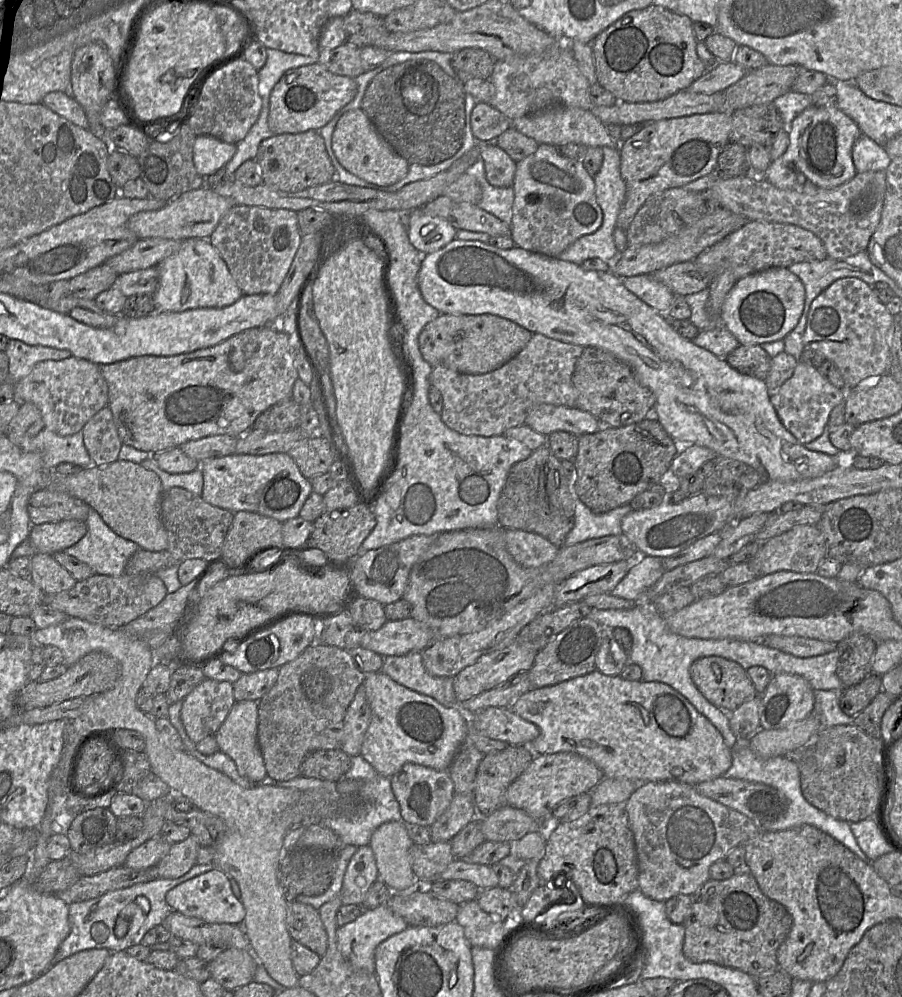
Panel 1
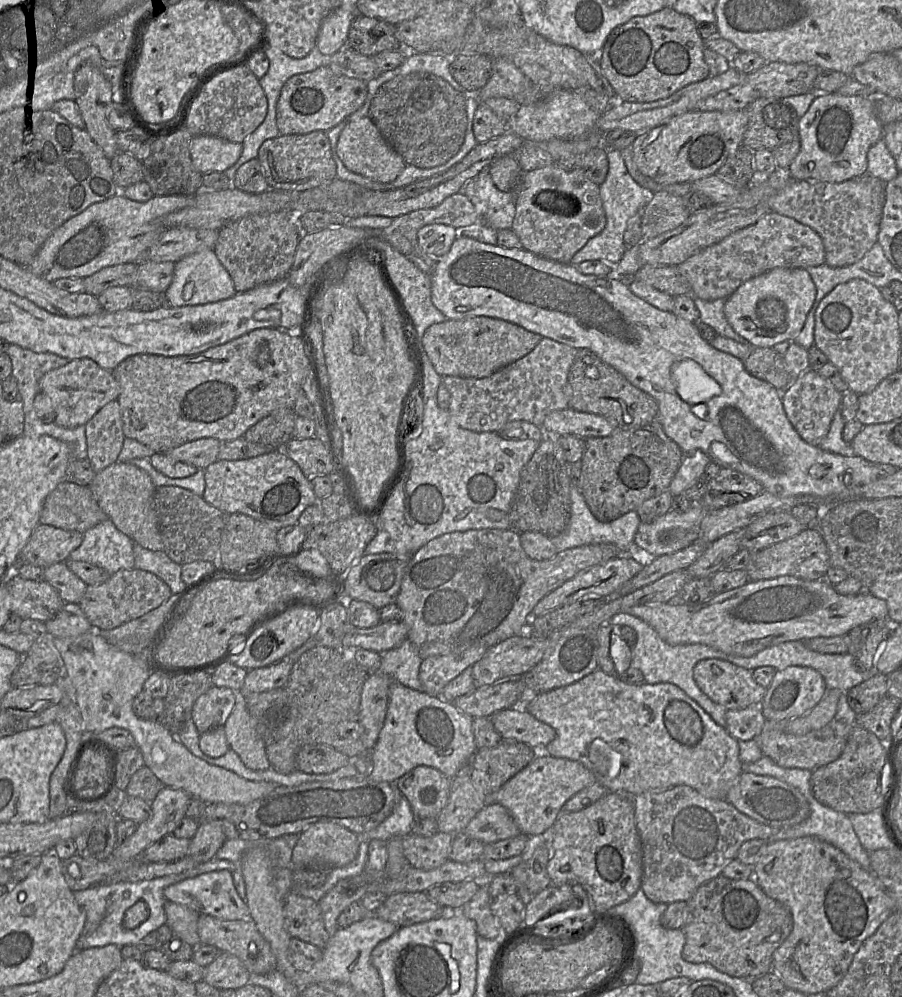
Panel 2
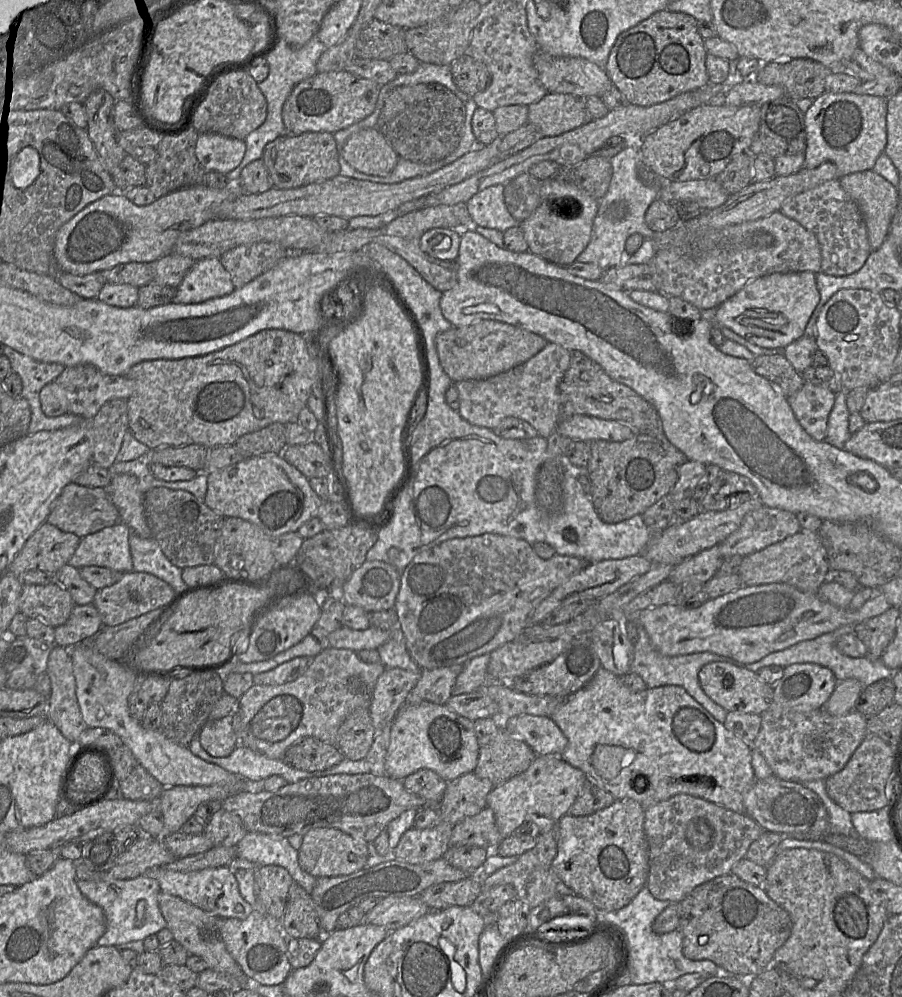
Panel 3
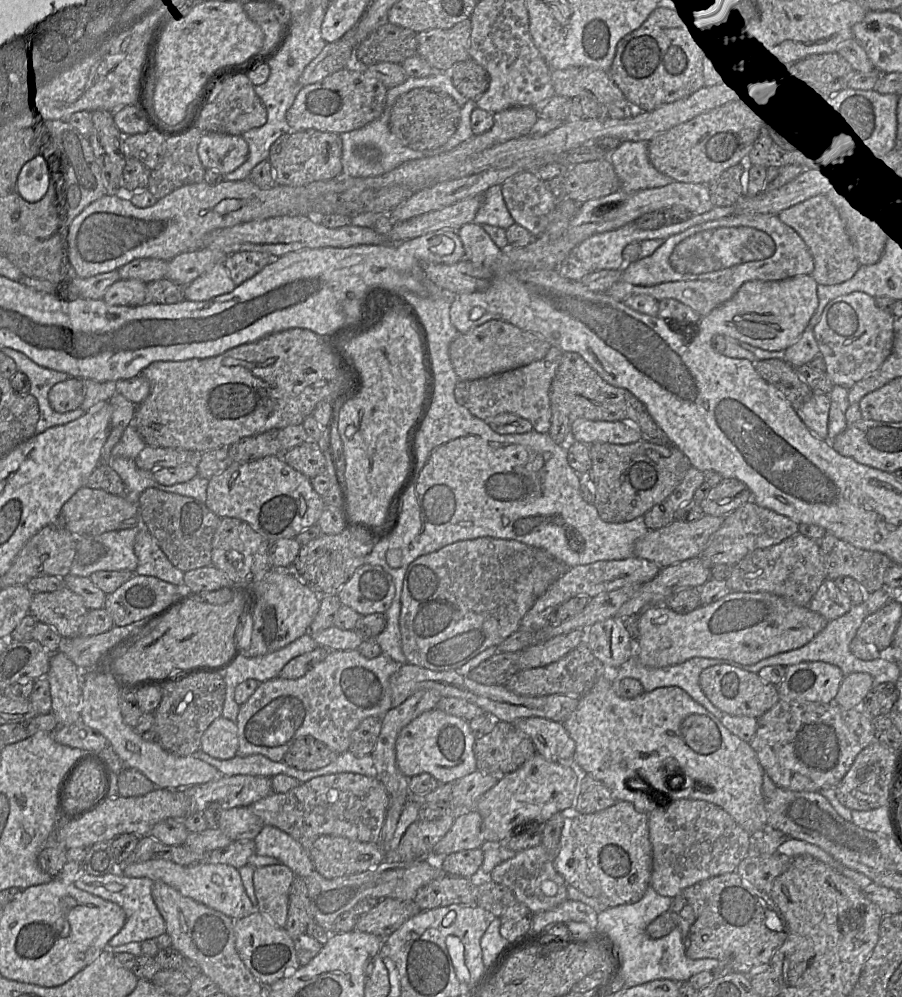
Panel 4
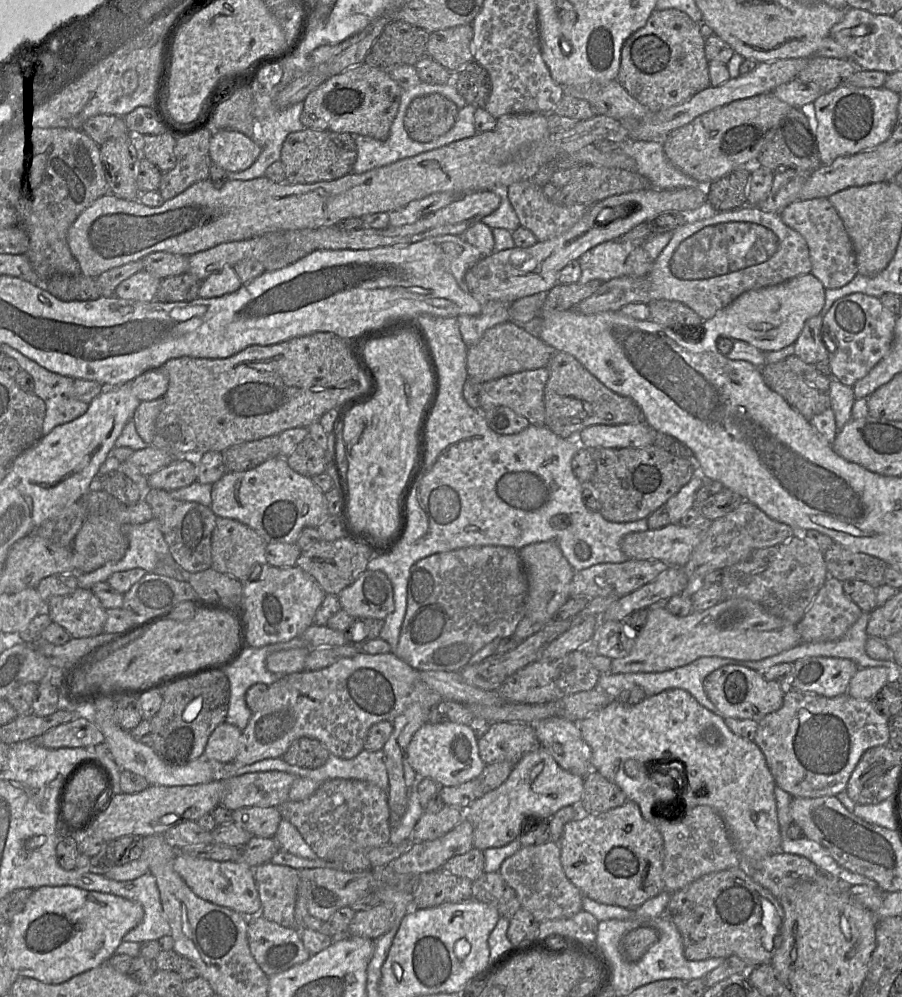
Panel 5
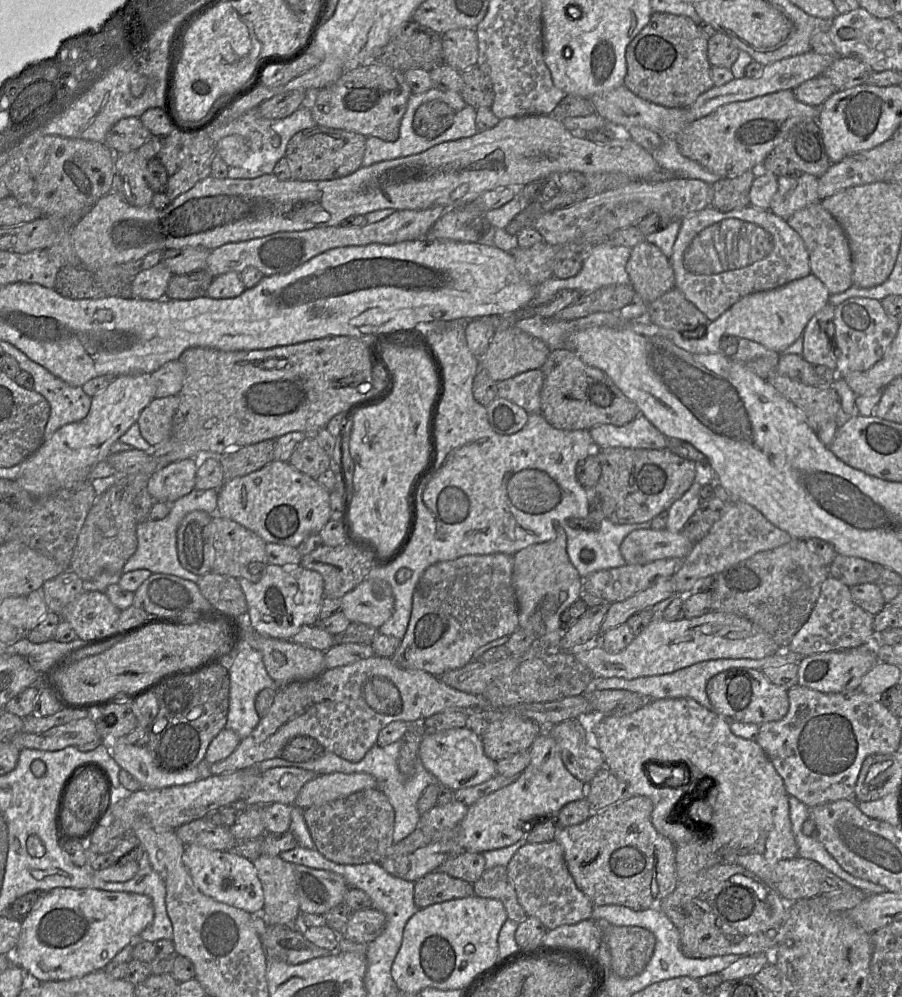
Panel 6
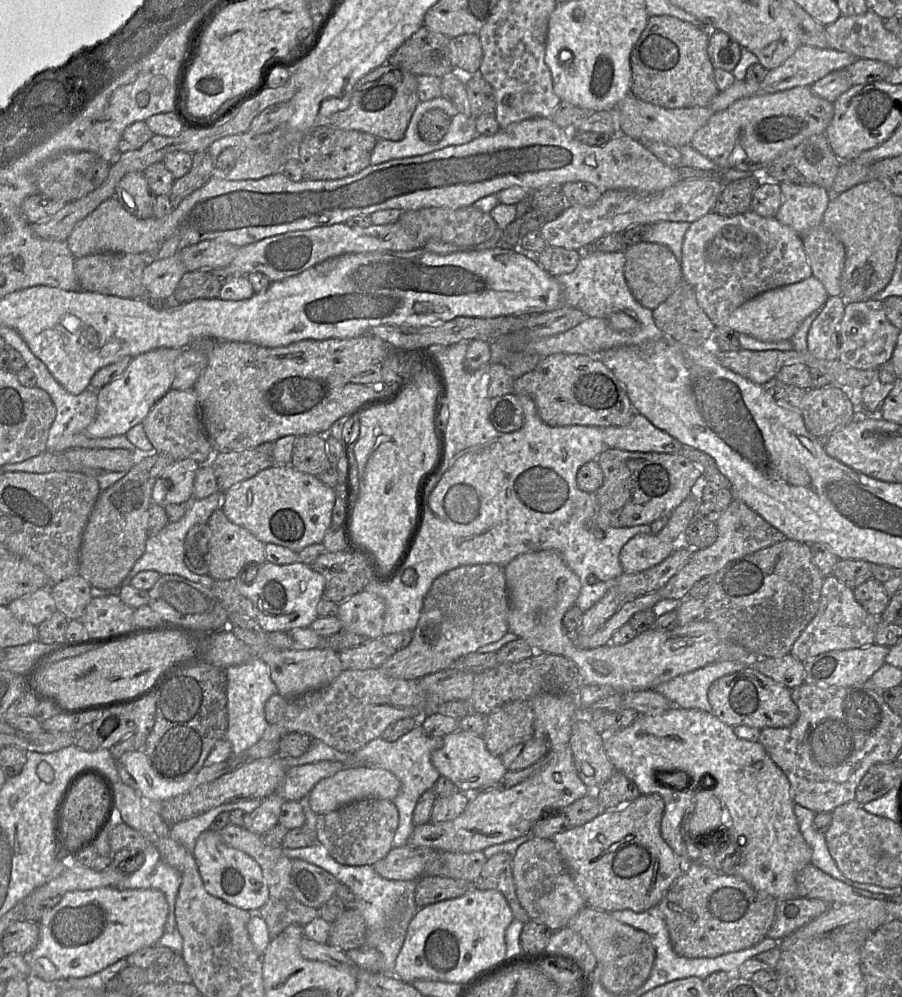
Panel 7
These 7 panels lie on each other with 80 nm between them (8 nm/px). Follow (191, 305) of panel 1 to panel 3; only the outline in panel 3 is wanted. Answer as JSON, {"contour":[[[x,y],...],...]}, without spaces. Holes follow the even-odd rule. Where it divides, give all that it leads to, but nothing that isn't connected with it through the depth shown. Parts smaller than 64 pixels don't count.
{"contour":[[[206,257],[195,260],[176,288],[174,302],[192,304],[228,295],[234,291],[235,286],[220,258]]]}

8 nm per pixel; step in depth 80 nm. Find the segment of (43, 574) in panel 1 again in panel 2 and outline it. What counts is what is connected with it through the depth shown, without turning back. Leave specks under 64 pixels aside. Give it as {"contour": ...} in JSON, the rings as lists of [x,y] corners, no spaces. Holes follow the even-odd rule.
{"contour":[[[64,562],[43,568],[43,574],[44,581],[57,590],[64,603],[78,604],[84,596],[87,585]]]}

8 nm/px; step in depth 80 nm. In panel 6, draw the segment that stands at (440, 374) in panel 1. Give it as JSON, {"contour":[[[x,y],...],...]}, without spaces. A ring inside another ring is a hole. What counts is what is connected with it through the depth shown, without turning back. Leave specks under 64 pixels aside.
{"contour":[[[529,370],[497,382],[497,397],[517,404],[528,414],[541,413],[542,385],[542,370]]]}

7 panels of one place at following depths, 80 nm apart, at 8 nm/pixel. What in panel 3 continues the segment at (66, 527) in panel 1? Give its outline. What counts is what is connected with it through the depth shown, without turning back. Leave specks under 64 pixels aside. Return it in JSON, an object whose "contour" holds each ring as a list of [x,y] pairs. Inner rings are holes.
{"contour":[[[44,522],[26,541],[8,573],[19,576],[29,570],[55,574],[68,564],[81,538]]]}

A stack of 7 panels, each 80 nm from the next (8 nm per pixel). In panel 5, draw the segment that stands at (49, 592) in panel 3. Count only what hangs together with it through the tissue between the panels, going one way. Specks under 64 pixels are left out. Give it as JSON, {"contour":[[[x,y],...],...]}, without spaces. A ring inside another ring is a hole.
{"contour":[[[90,589],[53,596],[45,603],[52,622],[62,626],[72,638],[99,635],[106,621],[106,609]]]}

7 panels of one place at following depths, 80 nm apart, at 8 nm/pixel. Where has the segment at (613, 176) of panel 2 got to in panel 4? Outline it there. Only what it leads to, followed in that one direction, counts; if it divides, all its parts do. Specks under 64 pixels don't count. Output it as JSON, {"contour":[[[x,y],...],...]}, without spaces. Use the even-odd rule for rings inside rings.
{"contour":[[[646,141],[621,142],[618,148],[610,152],[609,160],[620,179],[620,190],[623,192],[659,188],[674,181],[652,165]],[[735,205],[725,207],[714,206],[710,211],[701,214],[693,214],[690,218],[681,223],[663,225],[655,230],[641,229],[635,222],[629,223],[616,230],[597,233],[590,236],[572,251],[572,255],[574,255],[589,272],[601,270],[622,270],[624,268],[623,250],[629,243],[640,242],[639,259],[643,259],[651,256],[668,237],[681,233],[698,224],[717,220],[733,214],[735,214]]]}

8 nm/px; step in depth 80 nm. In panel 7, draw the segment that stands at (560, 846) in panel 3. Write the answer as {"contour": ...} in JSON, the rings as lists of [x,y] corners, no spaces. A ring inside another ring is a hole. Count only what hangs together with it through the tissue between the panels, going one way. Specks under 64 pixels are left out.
{"contour":[[[641,794],[637,799],[620,808],[602,811],[589,822],[571,827],[551,838],[587,906],[605,912],[625,909],[644,912],[656,907],[669,888],[681,876],[685,862],[661,836],[660,826],[664,808],[665,803],[659,795]]]}

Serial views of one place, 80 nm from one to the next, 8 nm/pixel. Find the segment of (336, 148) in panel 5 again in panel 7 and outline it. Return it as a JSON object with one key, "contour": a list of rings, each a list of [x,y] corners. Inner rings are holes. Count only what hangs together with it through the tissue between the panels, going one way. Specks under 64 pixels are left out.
{"contour":[[[319,125],[306,133],[299,145],[298,160],[304,179],[337,180],[357,174],[370,165],[370,158],[378,138],[331,125]]]}

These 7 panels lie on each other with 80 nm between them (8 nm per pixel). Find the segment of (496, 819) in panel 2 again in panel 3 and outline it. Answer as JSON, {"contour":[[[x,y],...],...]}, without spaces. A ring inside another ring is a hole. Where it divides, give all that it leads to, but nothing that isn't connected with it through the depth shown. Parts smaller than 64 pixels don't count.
{"contour":[[[489,807],[467,817],[453,826],[450,846],[479,846],[494,850],[502,840],[495,816]]]}

